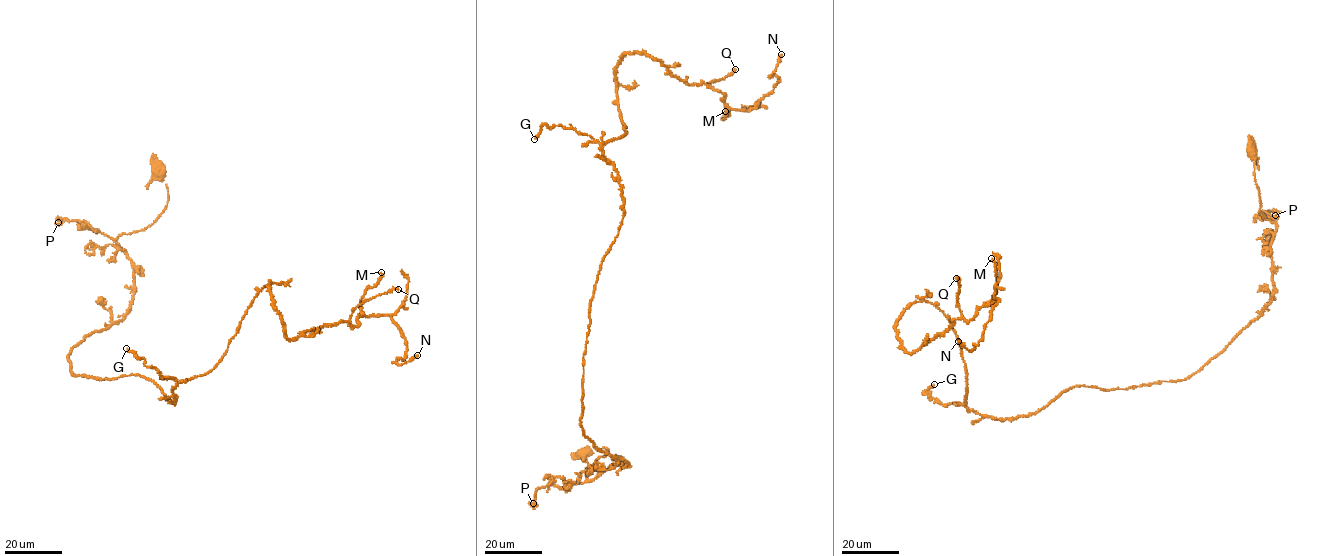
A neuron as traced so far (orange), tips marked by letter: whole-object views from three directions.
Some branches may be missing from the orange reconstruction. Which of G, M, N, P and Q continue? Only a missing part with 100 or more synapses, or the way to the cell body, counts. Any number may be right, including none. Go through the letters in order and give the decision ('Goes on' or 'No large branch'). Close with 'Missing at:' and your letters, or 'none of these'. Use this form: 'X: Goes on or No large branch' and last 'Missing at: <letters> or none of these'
G: No large branch
M: No large branch
N: No large branch
P: No large branch
Q: No large branch
Missing at: none of these

